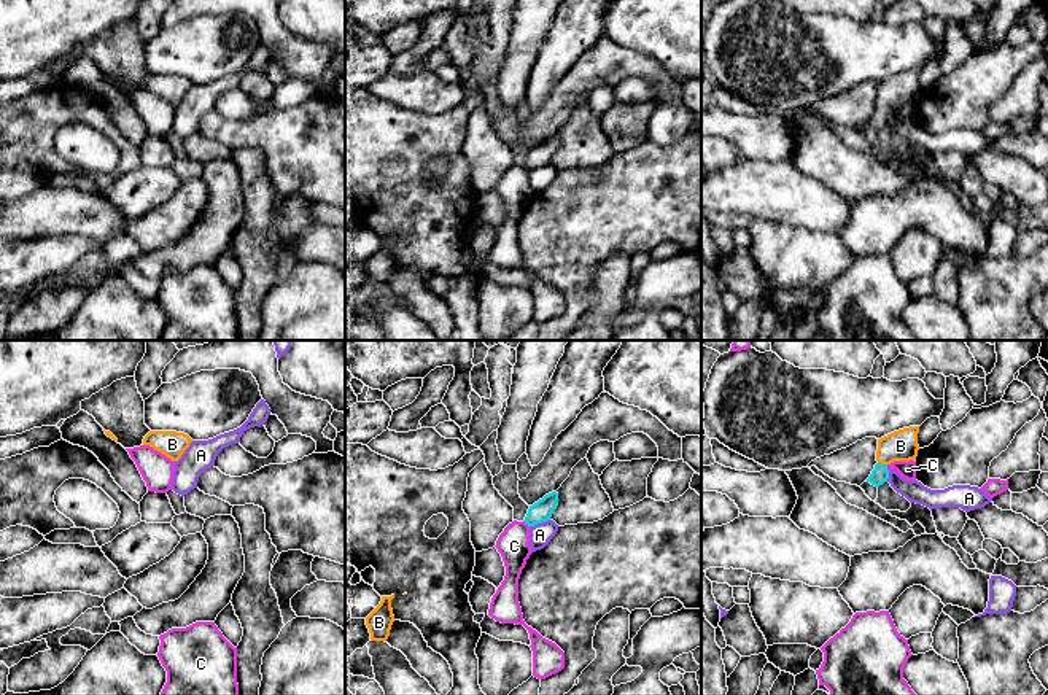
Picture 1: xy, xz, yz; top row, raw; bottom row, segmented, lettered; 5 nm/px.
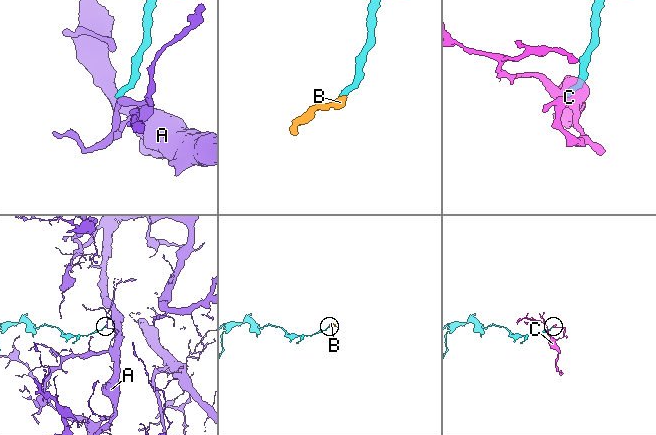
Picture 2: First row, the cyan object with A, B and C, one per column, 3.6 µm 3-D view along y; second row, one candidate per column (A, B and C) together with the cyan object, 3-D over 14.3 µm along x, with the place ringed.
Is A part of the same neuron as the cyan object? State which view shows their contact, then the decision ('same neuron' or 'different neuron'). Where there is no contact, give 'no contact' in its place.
xz | different neuron

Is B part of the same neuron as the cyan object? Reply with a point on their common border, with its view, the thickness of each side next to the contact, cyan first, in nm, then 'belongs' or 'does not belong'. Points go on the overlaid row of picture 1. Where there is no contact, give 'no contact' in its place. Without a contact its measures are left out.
yz (883, 465) | 90/160 nm | belongs

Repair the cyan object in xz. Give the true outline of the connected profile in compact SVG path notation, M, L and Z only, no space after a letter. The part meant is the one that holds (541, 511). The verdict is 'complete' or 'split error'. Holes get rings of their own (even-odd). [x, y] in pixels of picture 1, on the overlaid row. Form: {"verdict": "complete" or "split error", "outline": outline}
{"verdict": "complete", "outline": "M552 491L545 495L542 499L530 506L528 514L525 517L525 523L528 526L534 526L538 523L550 520L553 511L558 506L558 493Z"}

